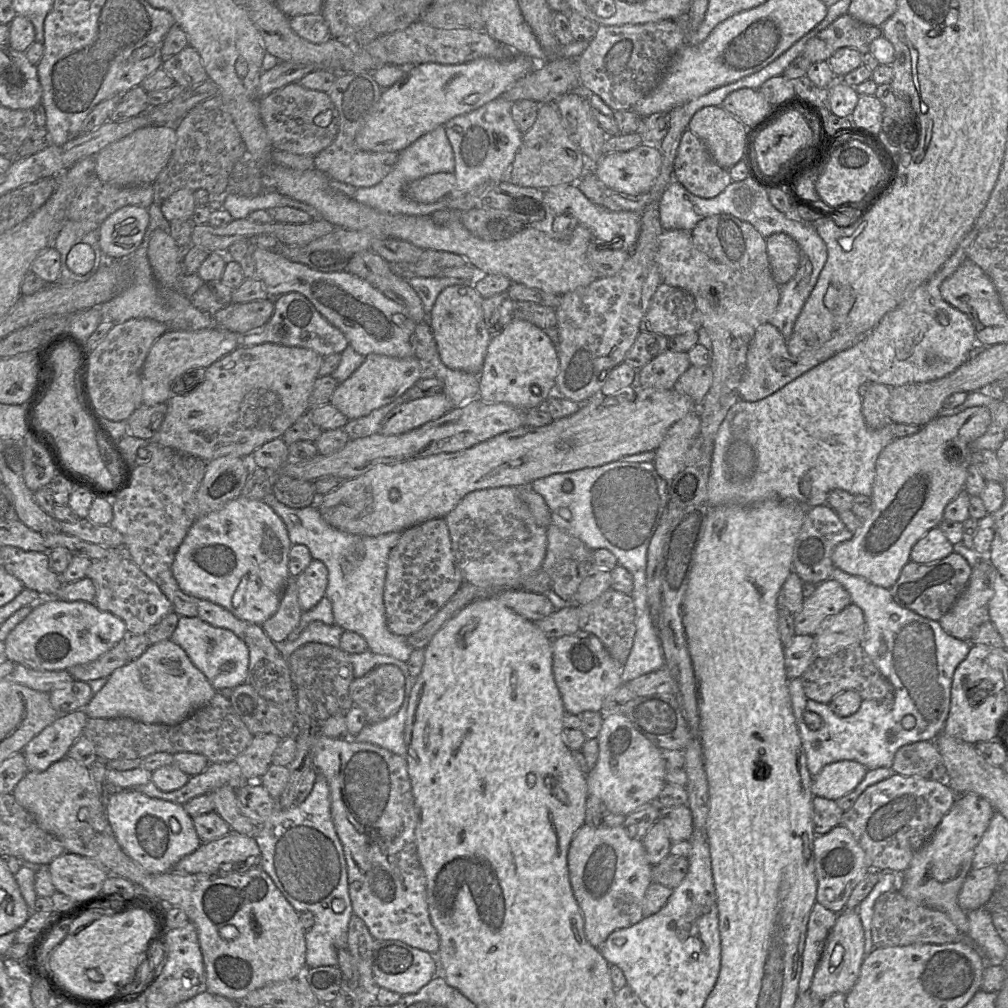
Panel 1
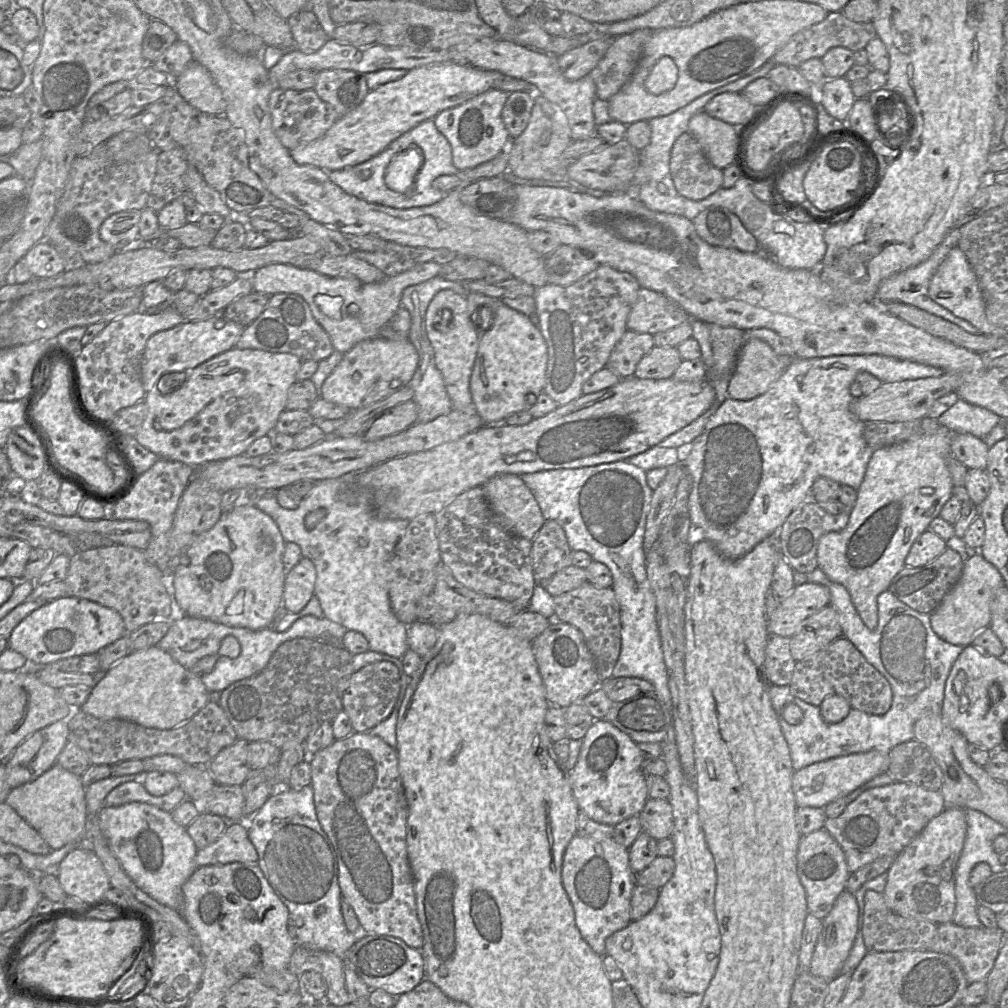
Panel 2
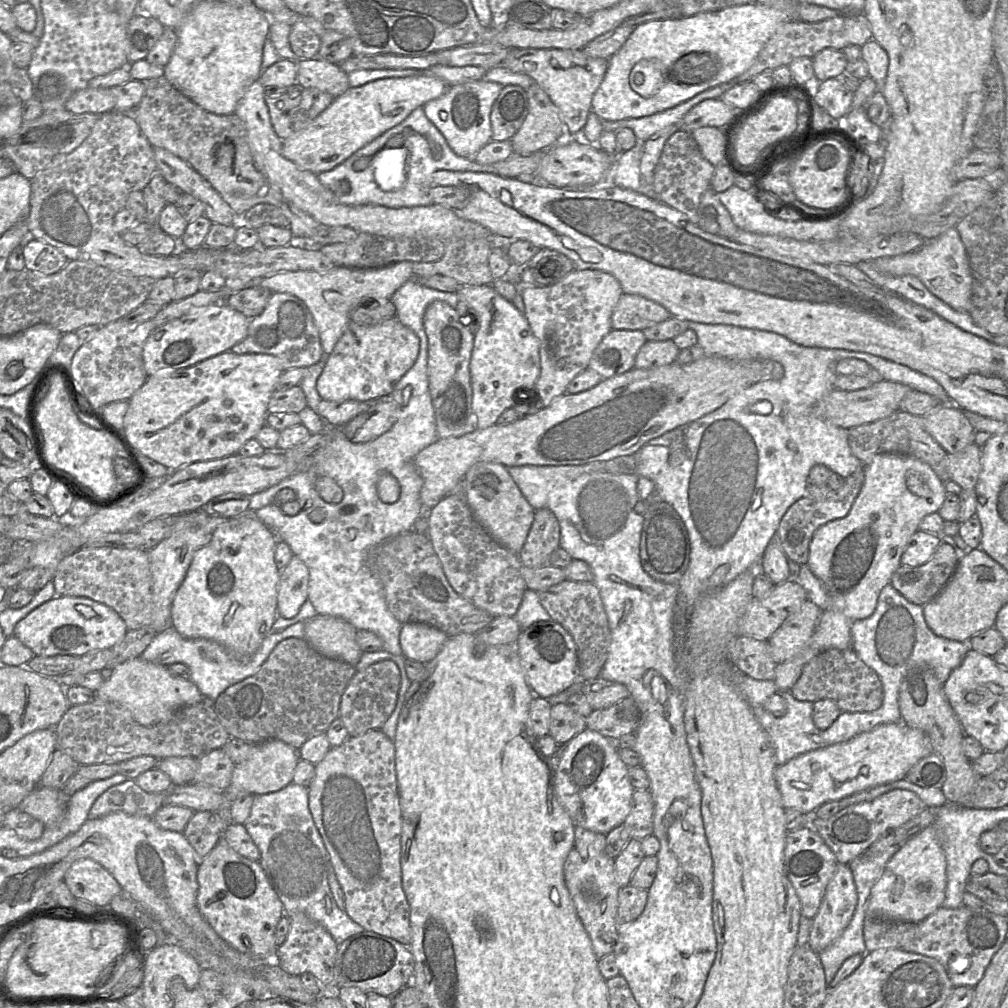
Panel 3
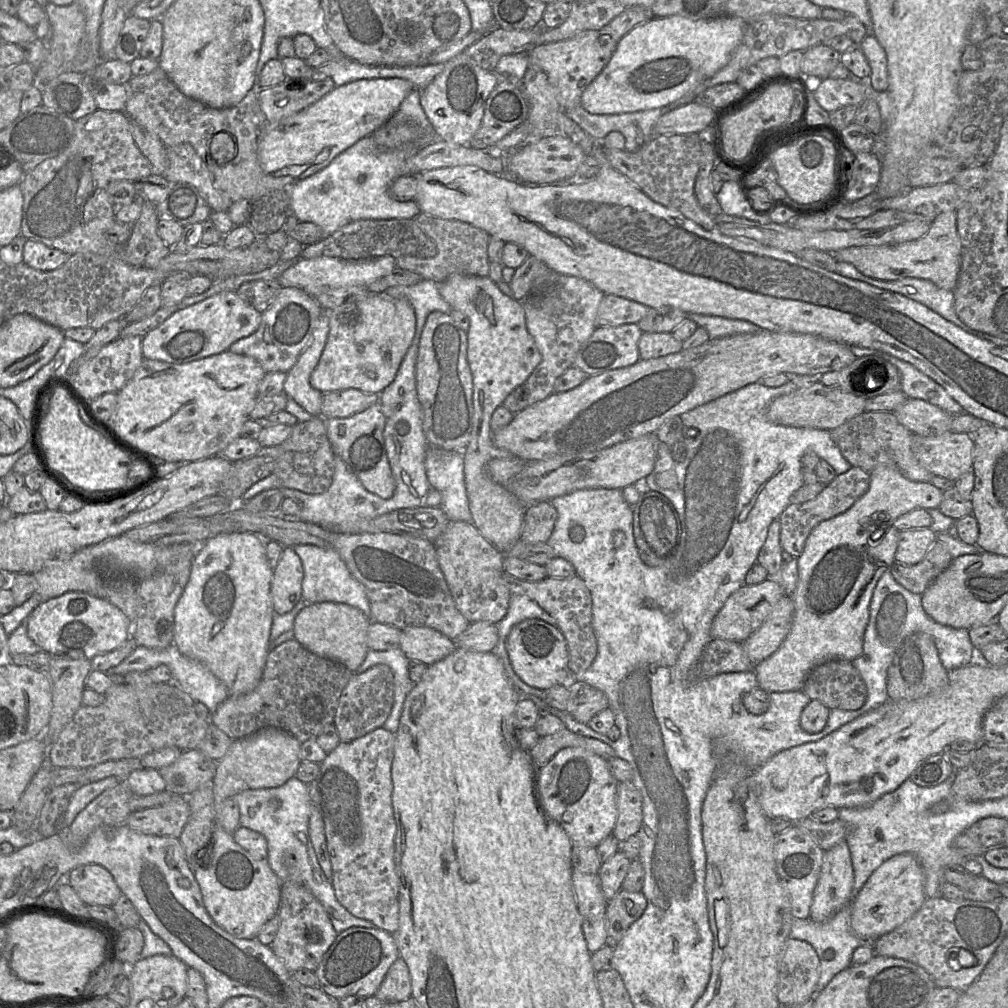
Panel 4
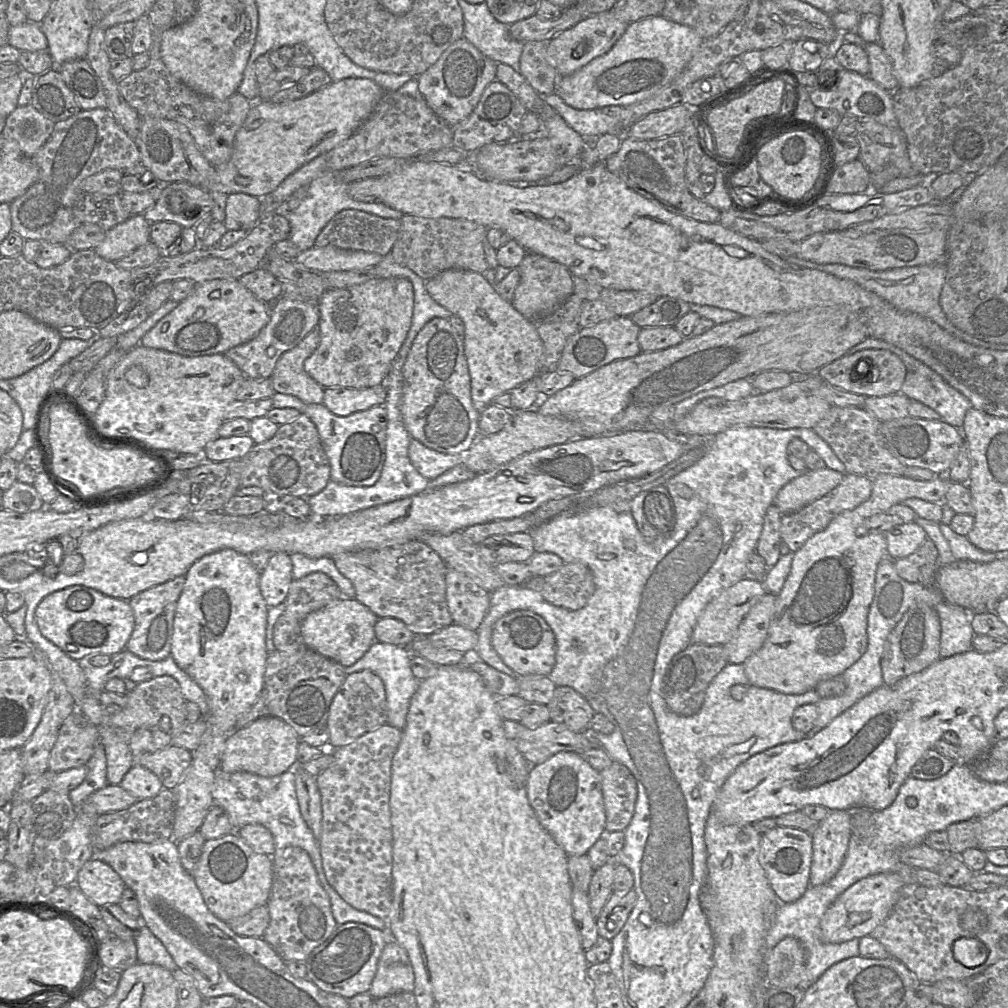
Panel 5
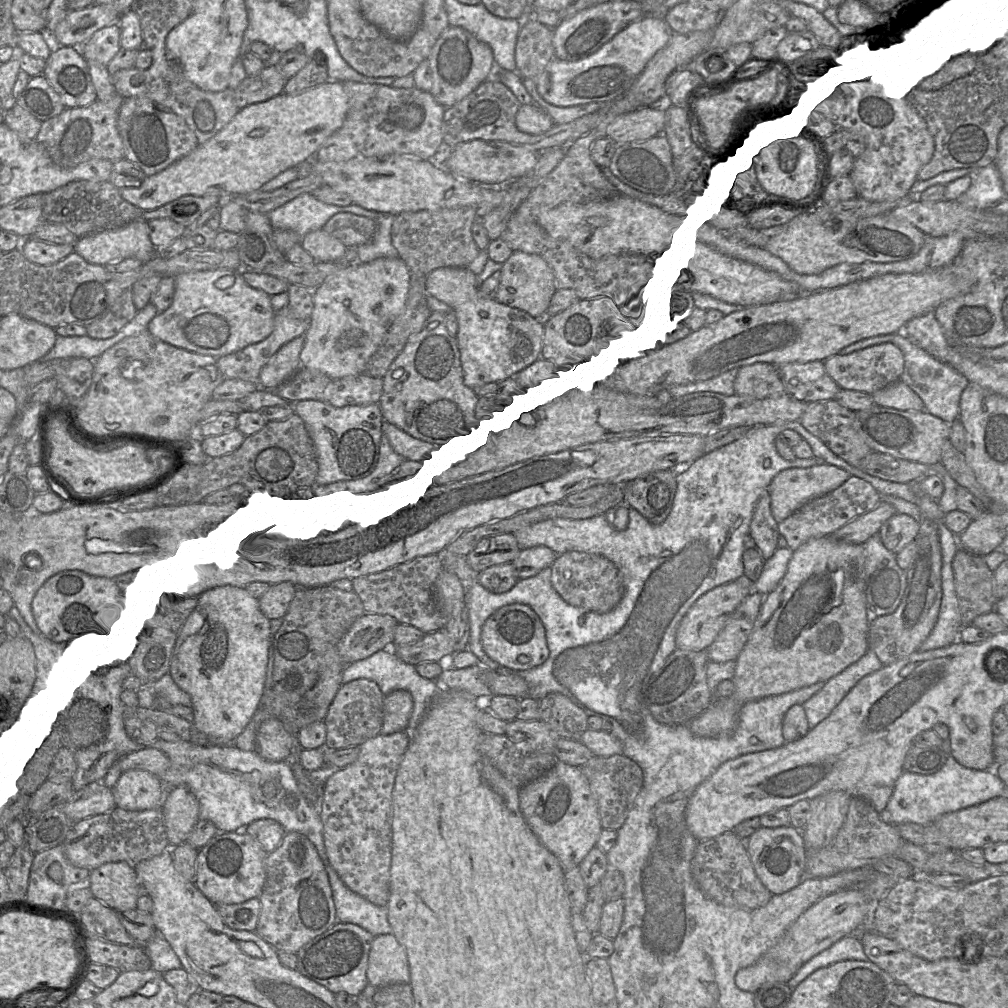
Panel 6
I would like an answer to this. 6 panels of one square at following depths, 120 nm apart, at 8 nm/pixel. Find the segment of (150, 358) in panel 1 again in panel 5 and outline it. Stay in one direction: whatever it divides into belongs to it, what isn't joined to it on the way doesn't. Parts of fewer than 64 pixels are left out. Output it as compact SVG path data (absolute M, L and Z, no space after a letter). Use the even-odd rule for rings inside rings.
M239 280L197 282L193 291L142 337L140 344L183 356L225 353L255 338L269 319L267 305Z

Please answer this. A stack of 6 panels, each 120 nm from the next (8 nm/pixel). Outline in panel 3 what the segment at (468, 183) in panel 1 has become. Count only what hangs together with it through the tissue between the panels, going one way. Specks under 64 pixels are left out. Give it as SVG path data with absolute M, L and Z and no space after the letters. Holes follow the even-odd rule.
M485 79L452 85L441 97L425 103L423 105L424 112L442 133L455 154L463 158L473 159L492 139L490 114L503 87L497 82L490 82Z

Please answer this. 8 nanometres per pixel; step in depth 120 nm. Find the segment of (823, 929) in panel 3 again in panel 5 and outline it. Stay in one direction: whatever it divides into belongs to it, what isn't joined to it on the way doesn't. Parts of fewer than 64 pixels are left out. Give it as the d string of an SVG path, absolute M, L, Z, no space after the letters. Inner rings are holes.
M830 810L811 836L810 885L817 886L833 878L843 864L851 836L849 812Z

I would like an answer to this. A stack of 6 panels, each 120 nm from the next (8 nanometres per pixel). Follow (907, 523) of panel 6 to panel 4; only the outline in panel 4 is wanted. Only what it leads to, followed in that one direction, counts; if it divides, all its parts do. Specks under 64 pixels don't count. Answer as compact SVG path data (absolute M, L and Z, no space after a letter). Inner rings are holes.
M931 528L899 531L895 561L905 565L921 562L937 541L937 533Z

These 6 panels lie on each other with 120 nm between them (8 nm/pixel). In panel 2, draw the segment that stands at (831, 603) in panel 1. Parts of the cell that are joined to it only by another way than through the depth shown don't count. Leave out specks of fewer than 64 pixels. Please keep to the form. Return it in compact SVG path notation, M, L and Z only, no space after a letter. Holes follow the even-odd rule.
M804 583L795 588L767 619L770 636L792 637L811 615L830 605L830 591L821 584Z

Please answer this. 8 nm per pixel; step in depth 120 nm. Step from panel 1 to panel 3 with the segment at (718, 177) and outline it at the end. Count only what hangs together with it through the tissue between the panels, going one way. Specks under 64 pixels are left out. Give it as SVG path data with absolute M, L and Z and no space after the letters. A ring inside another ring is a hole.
M677 131L666 141L654 171L654 188L658 201L682 212L690 222L697 225L701 197L711 188L715 168L703 157L691 131Z

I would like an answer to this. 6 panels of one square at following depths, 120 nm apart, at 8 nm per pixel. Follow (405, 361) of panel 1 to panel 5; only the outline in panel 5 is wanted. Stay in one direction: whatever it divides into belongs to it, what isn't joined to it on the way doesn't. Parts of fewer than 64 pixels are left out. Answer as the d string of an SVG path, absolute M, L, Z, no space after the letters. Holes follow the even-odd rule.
M373 278L362 284L351 287L327 289L317 301L317 306L319 309L319 322L316 329L320 335L320 342L314 353L304 362L304 369L306 373L317 383L319 383L324 389L333 387L361 389L380 384L385 385L385 380L391 370L392 364L397 357L402 344L406 339L412 322L414 291L410 280L407 278Z

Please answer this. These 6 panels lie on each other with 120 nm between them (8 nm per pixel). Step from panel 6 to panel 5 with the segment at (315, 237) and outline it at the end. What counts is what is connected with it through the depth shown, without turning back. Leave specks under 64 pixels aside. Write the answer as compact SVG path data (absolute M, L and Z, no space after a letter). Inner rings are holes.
M333 245L322 248L311 247L296 257L296 262L319 273L366 269L377 265L383 256L376 253L342 249Z

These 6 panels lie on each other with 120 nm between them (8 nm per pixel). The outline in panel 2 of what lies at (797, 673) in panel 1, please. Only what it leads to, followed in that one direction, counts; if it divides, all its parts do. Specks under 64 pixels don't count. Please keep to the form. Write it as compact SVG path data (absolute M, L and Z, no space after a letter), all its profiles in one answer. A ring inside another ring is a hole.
M770 636L763 664L763 675L769 684L789 685L796 666L790 651L790 638Z

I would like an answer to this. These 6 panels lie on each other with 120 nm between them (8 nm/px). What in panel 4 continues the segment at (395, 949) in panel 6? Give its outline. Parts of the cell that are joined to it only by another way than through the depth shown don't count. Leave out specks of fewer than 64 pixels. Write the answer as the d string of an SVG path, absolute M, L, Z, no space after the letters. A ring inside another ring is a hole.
M398 957L388 969L375 995L383 1003L400 1002L412 996L408 966Z

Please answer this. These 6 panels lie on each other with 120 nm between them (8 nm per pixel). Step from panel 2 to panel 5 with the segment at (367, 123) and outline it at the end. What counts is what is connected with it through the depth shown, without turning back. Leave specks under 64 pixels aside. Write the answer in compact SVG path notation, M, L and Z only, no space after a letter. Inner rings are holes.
M347 78L330 84L318 89L317 91L288 103L274 104L270 101L256 101L253 103L249 110L249 113L238 132L235 135L233 153L228 162L215 167L215 173L209 177L208 191L216 191L225 193L227 195L234 193L246 193L252 196L256 196L259 199L272 193L279 184L290 174L295 172L297 169L308 163L319 155L324 155L343 141L347 140L372 114L376 105L381 100L385 91L376 84L373 80L367 78Z

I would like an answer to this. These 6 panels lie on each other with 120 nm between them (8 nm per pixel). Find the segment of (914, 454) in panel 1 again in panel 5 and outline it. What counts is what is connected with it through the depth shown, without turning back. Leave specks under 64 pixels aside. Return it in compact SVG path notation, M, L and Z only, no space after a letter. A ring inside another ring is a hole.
M881 474L873 481L868 500L853 510L837 515L824 530L813 534L794 553L789 575L782 590L776 595L775 611L764 644L743 663L749 684L784 694L803 694L815 689L816 685L825 679L842 675L856 663L867 649L868 614L875 593L876 571L880 561L887 556L885 532L869 532L858 536L857 529L862 527L869 517L909 498L942 503L951 483L953 482L946 476L921 481Z

